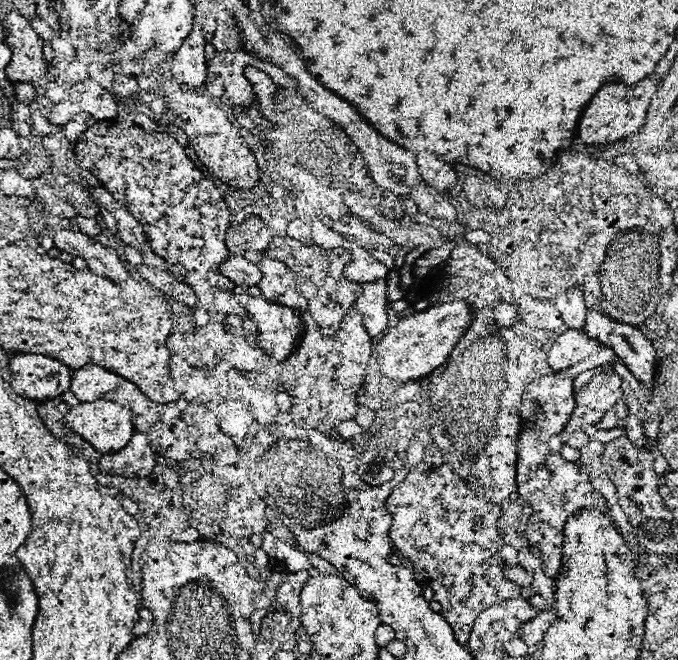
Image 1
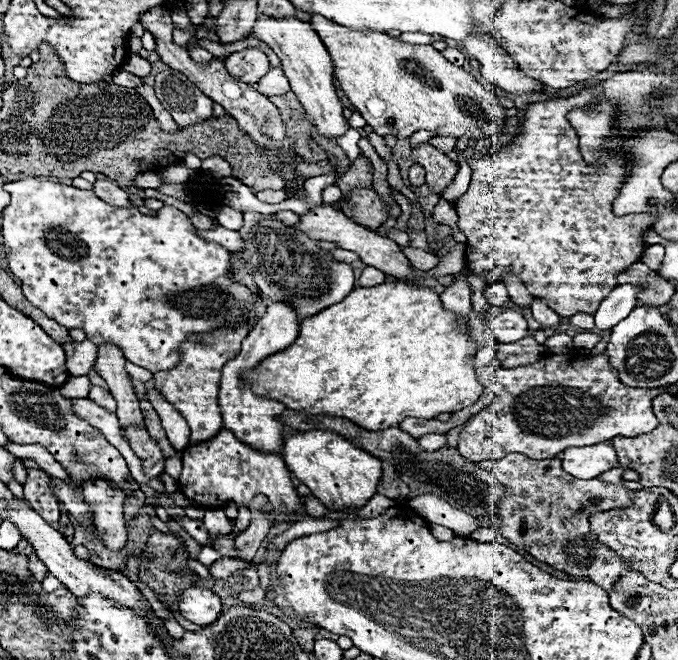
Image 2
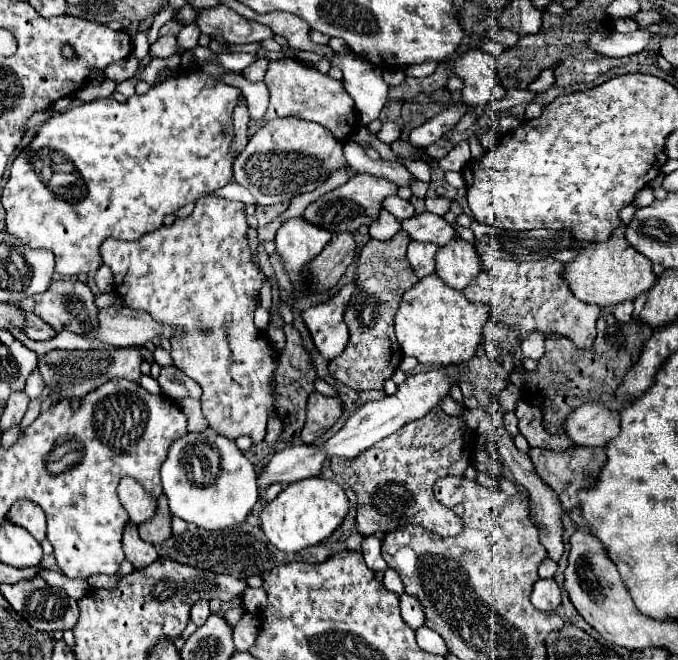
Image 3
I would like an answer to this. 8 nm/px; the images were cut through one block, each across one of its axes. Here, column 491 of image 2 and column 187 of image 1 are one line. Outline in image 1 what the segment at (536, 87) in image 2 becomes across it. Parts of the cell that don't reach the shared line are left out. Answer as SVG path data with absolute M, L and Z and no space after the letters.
M196 22L190 36L180 46L180 50L170 58L172 76L186 84L202 86L208 78L208 62L204 56L204 48L206 48L206 34L200 22Z

